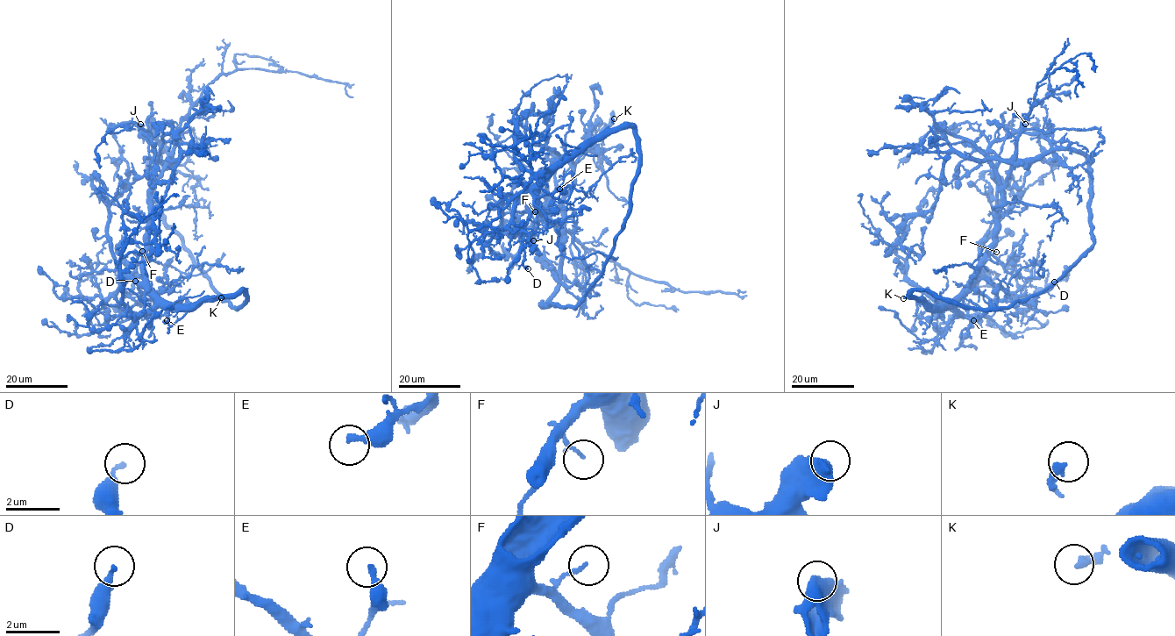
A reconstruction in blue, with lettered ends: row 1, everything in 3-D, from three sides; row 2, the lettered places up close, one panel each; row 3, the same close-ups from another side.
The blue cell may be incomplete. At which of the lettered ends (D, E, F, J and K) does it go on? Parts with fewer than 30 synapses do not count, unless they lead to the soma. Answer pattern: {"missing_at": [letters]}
{"missing_at": ["K"]}

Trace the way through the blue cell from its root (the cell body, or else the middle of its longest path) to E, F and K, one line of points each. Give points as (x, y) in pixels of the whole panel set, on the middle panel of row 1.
E: (549, 221), (540, 210), (537, 198), (542, 179), (548, 171), (537, 180), (556, 197), (559, 189)
F: (549, 221), (536, 205), (532, 209), (535, 211)
K: (549, 221), (540, 210), (537, 198), (542, 182), (568, 160), (606, 136), (615, 126), (614, 118)

